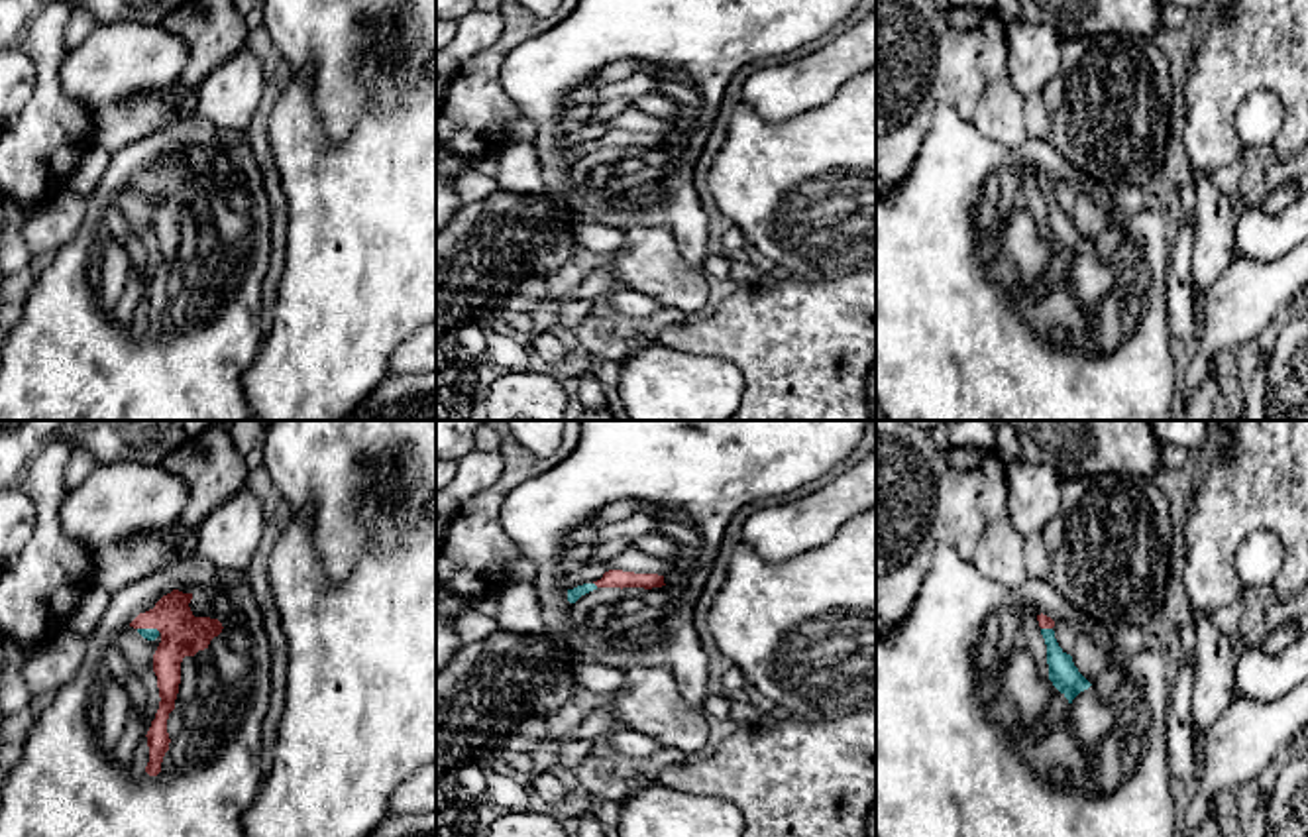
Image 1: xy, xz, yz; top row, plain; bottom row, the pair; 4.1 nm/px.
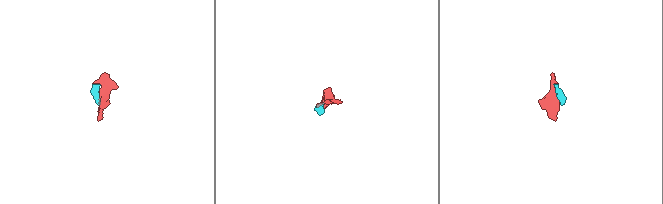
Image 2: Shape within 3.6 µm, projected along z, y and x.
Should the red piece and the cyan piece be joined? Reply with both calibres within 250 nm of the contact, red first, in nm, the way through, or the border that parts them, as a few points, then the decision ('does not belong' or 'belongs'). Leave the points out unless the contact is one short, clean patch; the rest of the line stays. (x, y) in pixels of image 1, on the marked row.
calibres 180 and 50 nm; belongs

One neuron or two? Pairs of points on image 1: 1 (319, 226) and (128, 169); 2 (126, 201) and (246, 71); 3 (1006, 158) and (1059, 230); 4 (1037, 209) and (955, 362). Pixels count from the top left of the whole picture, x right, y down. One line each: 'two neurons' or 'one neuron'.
1: two neurons
2: two neurons
3: one neuron
4: one neuron

